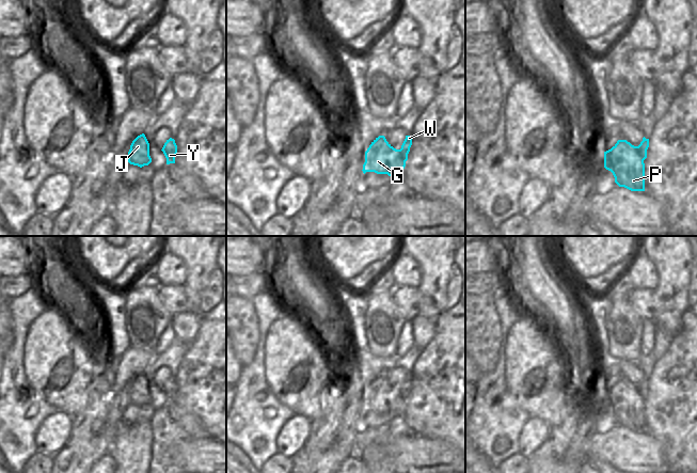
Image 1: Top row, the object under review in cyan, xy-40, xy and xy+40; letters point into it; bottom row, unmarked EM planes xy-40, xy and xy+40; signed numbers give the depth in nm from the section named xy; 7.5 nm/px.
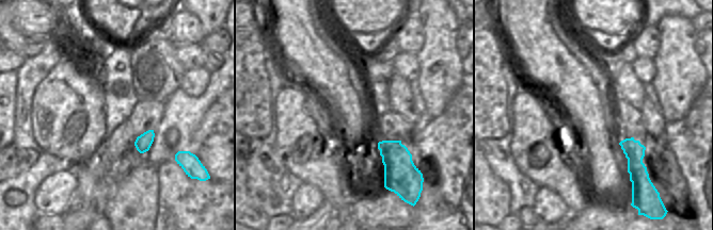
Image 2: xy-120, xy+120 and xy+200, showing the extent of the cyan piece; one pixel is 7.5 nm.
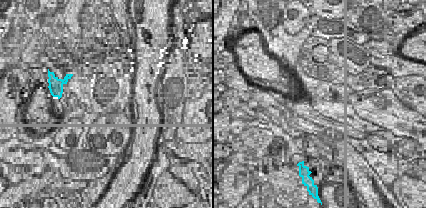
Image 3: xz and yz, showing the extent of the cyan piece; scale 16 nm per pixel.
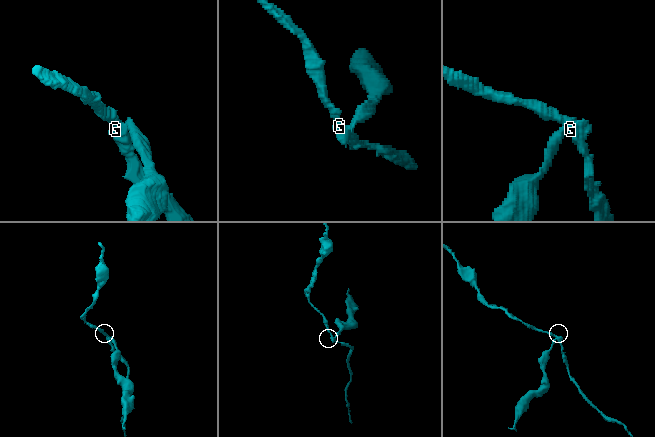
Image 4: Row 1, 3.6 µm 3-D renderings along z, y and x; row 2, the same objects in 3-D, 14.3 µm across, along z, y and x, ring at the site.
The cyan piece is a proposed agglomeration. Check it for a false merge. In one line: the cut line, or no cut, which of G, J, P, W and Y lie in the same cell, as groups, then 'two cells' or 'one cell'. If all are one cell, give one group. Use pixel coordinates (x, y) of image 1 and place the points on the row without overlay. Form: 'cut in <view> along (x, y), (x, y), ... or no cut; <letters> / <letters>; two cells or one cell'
cut in xy+40 along (636, 385), (645, 397); G J P / W Y; two cells

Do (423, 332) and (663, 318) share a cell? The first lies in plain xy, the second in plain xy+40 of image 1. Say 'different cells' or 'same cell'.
different cells

